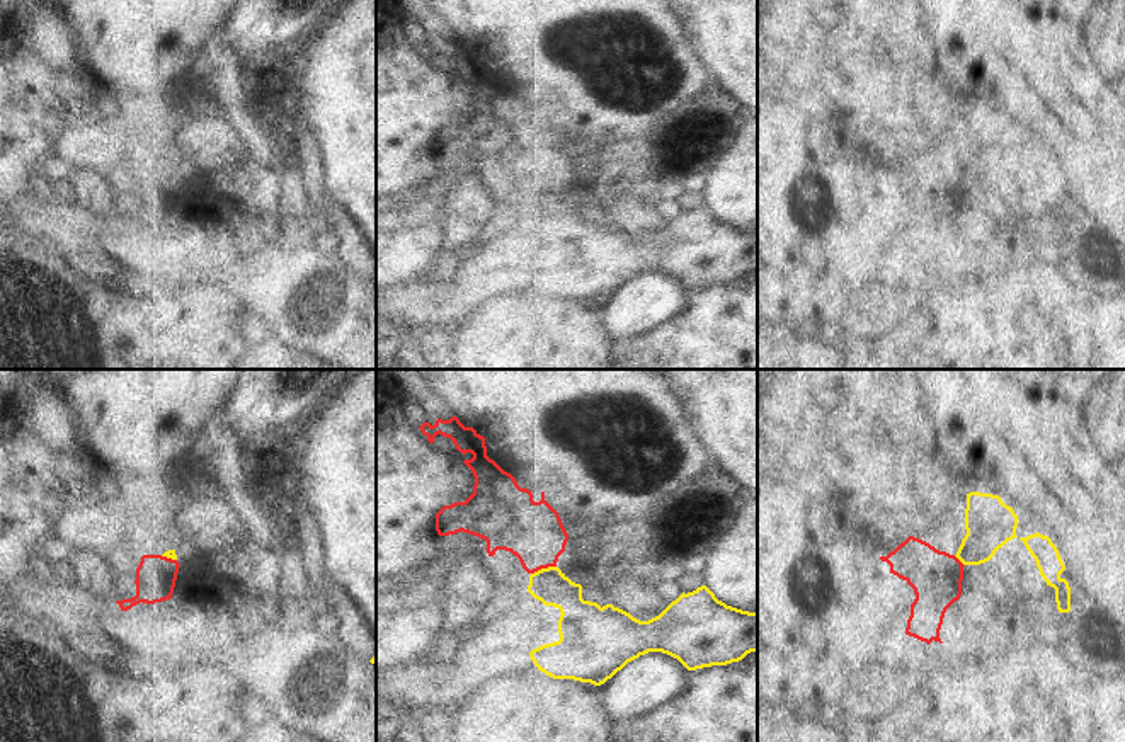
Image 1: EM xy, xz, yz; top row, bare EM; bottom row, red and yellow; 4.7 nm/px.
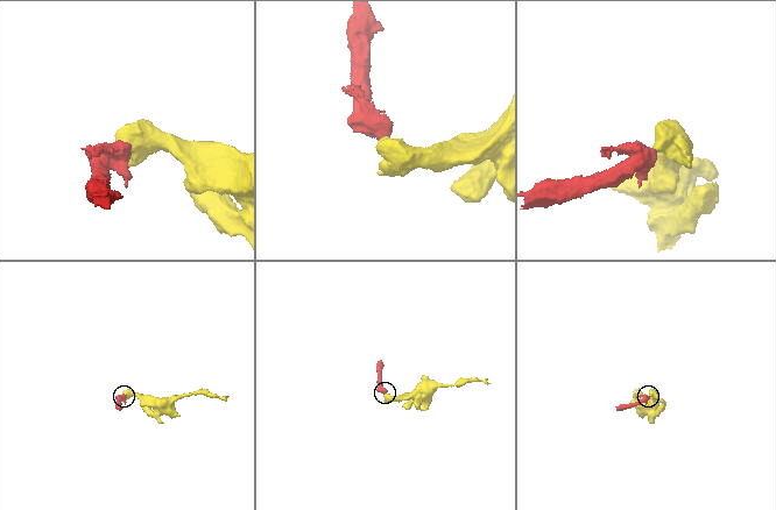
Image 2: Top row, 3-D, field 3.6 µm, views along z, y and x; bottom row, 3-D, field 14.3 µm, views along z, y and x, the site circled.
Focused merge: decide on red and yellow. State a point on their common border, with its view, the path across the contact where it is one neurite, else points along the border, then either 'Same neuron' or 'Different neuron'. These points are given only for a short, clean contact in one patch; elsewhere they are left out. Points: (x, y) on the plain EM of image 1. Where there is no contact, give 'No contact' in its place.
Touches red at xz (543, 186). Boundary: xz (555, 184), (531, 193). Different neuron.

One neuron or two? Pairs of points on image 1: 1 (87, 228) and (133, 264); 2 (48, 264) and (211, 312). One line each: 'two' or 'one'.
1: one
2: one

